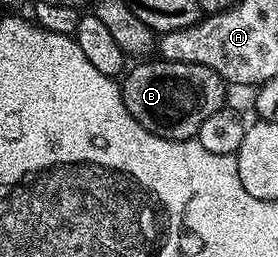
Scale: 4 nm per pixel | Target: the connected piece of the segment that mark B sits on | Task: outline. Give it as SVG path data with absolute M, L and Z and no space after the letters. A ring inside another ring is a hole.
M154 60L139 61L125 71L120 82L122 105L128 108L131 119L141 129L168 140L185 142L193 139L200 124L204 124L204 120L212 116L212 112L227 105L227 82L219 74L212 72L212 68L204 68L204 64L150 61Z

